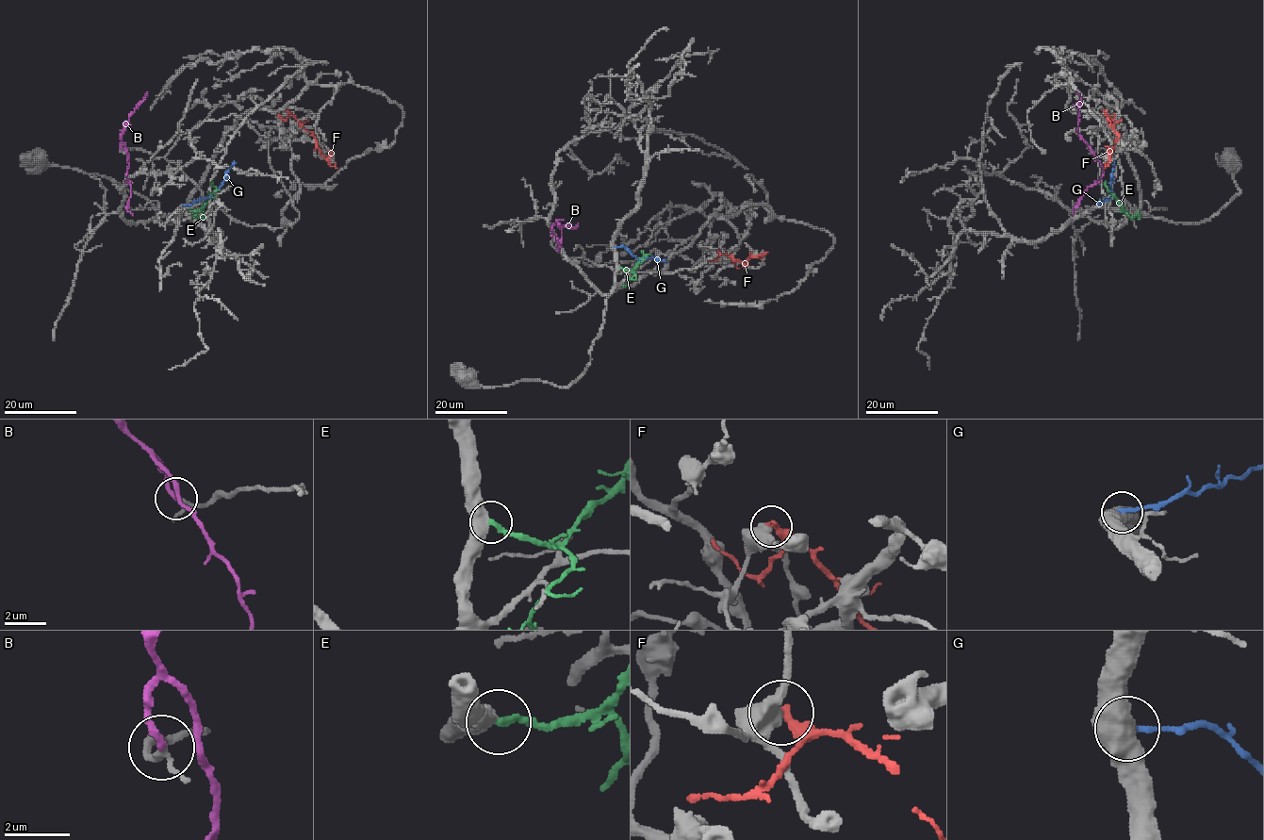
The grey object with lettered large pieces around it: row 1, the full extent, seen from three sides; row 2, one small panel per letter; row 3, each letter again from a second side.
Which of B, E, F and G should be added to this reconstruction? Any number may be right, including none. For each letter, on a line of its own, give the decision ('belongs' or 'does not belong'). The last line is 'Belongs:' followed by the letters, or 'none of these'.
B: belongs
E: does not belong
F: does not belong
G: does not belong
Belongs: B

